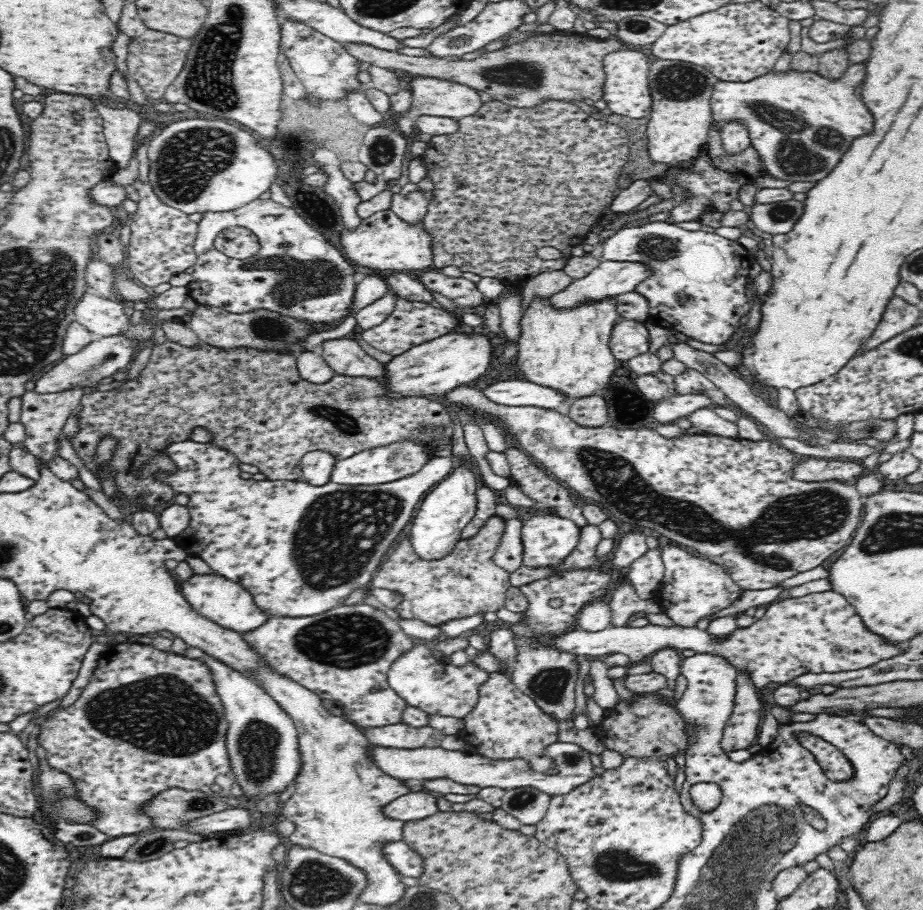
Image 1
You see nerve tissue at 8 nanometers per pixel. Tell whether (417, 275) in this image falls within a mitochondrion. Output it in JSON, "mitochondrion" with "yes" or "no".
{"mitochondrion":"no"}

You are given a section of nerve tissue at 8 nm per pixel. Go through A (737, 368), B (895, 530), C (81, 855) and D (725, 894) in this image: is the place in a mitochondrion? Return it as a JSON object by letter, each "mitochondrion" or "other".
{"A":"other","B":"mitochondrion","C":"other","D":"mitochondrion"}

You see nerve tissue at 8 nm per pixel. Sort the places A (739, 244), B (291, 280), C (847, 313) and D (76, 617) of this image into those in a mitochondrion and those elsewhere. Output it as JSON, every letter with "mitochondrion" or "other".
{"A":"other","B":"mitochondrion","C":"other","D":"other"}

